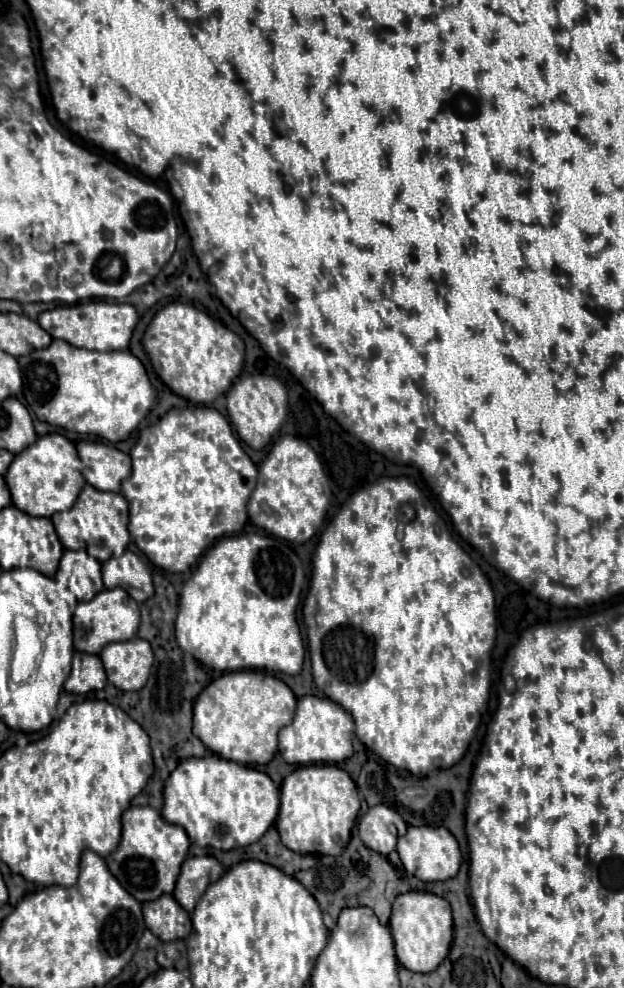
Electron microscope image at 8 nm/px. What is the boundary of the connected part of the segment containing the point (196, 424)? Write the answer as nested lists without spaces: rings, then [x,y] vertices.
[[[206,406],[168,410],[156,424],[138,434],[130,456],[132,474],[122,480],[122,496],[130,506],[128,530],[136,546],[158,568],[186,572],[218,538],[240,532],[246,524],[246,504],[256,486],[258,468],[248,458],[228,420],[218,410]]]

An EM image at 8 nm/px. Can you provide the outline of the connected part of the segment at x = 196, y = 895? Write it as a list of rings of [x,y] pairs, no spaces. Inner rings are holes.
[[[190,856],[182,862],[182,870],[174,888],[174,898],[186,912],[192,912],[206,888],[222,876],[224,868],[214,856]]]

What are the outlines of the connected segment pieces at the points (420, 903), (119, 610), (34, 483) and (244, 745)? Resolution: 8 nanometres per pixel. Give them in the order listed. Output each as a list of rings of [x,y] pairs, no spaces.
[[[432,892],[400,894],[394,900],[394,906],[392,906],[390,932],[392,932],[394,944],[396,944],[396,958],[404,968],[408,968],[412,972],[432,972],[446,958],[446,954],[450,950],[450,944],[452,944],[452,912],[450,912],[448,900],[438,896],[438,894],[432,894]]]
[[[122,588],[102,590],[90,602],[78,602],[74,610],[74,648],[88,654],[100,654],[100,650],[110,642],[122,642],[136,636],[140,624],[138,602],[126,594]]]
[[[46,434],[40,436],[34,444],[14,456],[8,472],[6,484],[12,494],[12,504],[30,516],[46,516],[50,518],[54,512],[68,510],[76,496],[80,494],[86,480],[80,474],[80,460],[76,454],[76,446],[62,434]]]
[[[238,670],[222,674],[220,678],[212,680],[194,704],[194,734],[204,742],[208,750],[214,754],[240,762],[240,764],[268,764],[278,748],[278,730],[292,722],[296,710],[296,696],[290,686],[272,676],[266,670]]]

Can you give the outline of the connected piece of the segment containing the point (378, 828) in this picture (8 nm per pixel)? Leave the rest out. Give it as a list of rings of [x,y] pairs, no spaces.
[[[376,804],[360,818],[358,830],[368,848],[386,856],[396,848],[396,840],[406,834],[406,822],[386,804]]]

